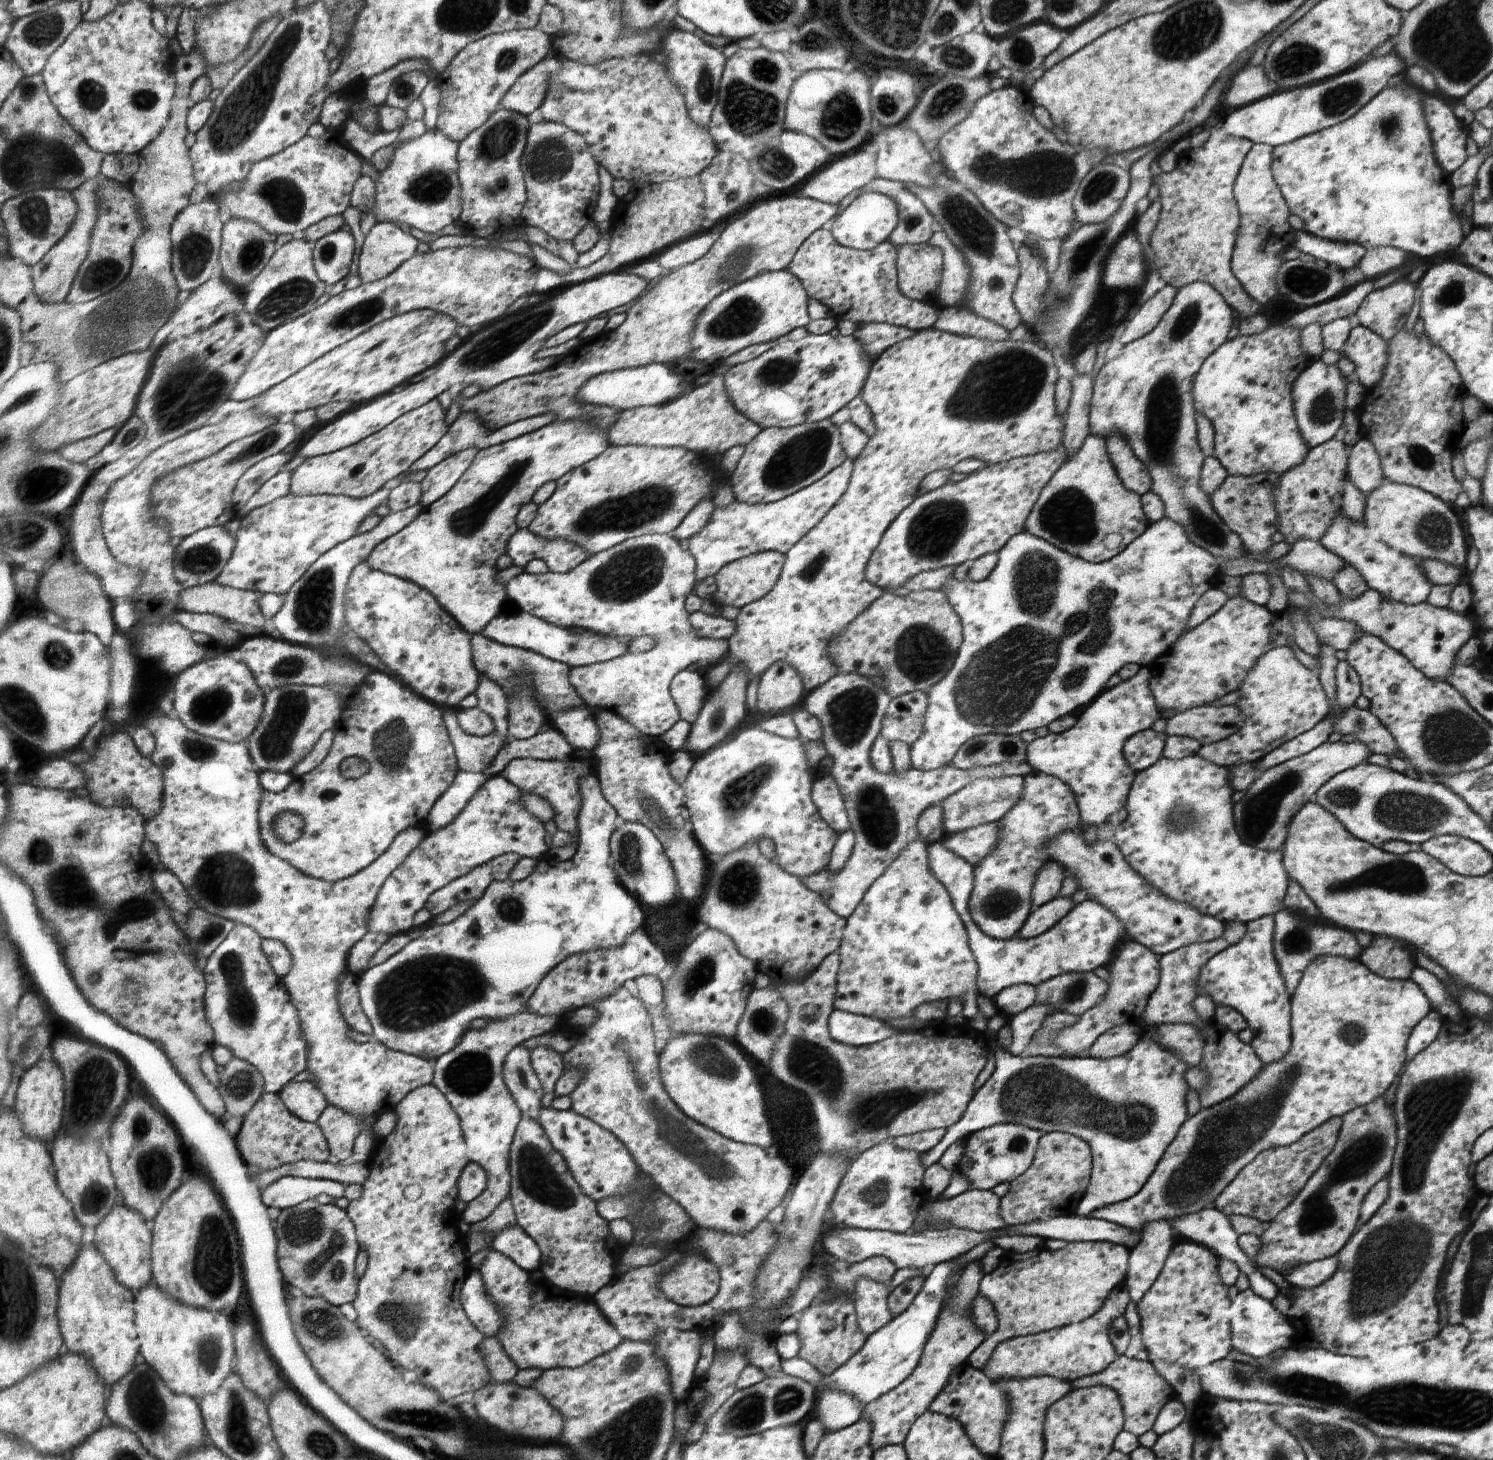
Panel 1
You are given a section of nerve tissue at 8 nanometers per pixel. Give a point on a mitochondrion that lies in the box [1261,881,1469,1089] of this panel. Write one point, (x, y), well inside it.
(1297, 940)

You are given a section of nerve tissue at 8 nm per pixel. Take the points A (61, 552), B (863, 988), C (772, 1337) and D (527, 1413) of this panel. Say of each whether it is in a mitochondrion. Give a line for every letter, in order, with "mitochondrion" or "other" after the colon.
A: other
B: other
C: other
D: other

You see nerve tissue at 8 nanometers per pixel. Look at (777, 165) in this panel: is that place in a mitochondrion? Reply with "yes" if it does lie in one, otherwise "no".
yes

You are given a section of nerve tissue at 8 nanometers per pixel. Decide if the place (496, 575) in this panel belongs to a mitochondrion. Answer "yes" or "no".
no

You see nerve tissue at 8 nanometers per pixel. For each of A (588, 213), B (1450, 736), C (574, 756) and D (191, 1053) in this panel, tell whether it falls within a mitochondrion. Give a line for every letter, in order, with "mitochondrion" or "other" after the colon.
A: other
B: mitochondrion
C: other
D: other

